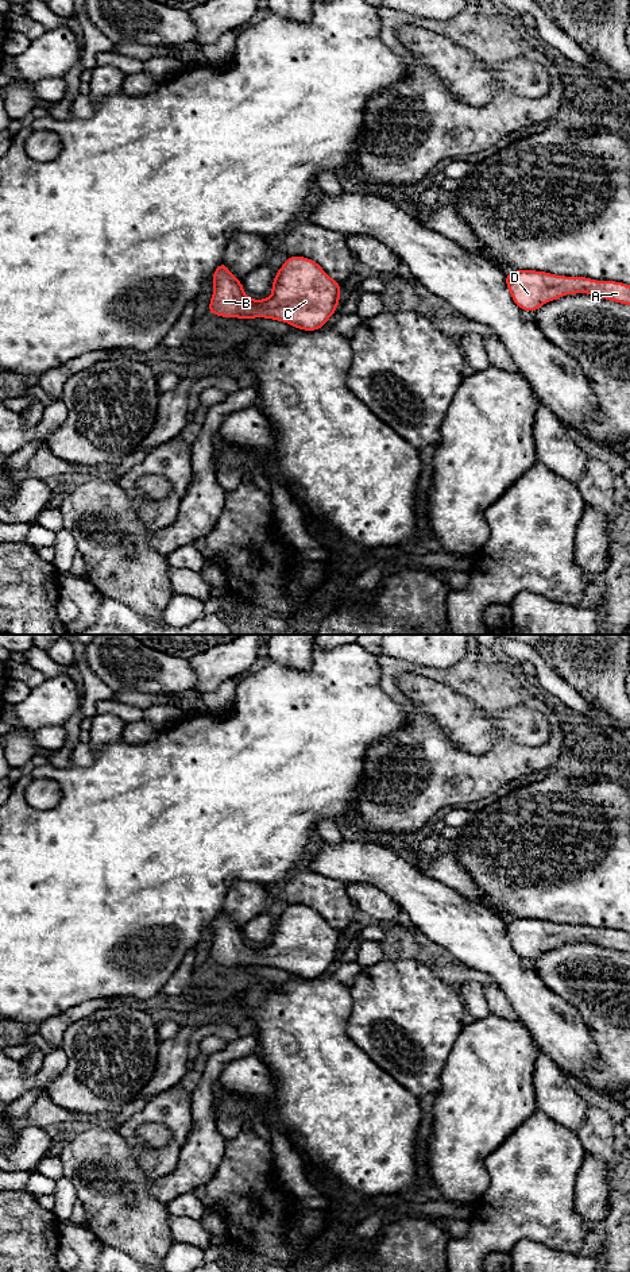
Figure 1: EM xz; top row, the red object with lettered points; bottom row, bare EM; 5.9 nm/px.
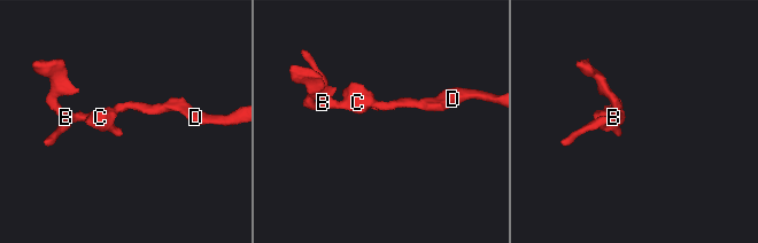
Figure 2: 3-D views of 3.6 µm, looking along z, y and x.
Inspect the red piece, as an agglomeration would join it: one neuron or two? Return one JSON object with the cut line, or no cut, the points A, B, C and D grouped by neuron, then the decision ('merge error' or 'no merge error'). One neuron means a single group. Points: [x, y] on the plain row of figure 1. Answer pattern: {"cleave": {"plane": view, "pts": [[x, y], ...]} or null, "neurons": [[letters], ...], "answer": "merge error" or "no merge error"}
{"cleave": null, "neurons": [["A", "B", "C", "D"]], "answer": "no merge error"}

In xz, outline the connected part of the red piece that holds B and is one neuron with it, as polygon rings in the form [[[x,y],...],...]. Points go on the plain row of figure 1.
[[[289,905],[277,920],[273,943],[254,948],[221,910],[212,924],[214,933],[208,960],[221,965],[274,967],[304,979],[316,979],[326,972],[340,948],[340,930],[305,905]]]

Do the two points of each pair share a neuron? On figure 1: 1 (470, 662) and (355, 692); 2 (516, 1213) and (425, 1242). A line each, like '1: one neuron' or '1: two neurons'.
1: two neurons
2: two neurons

